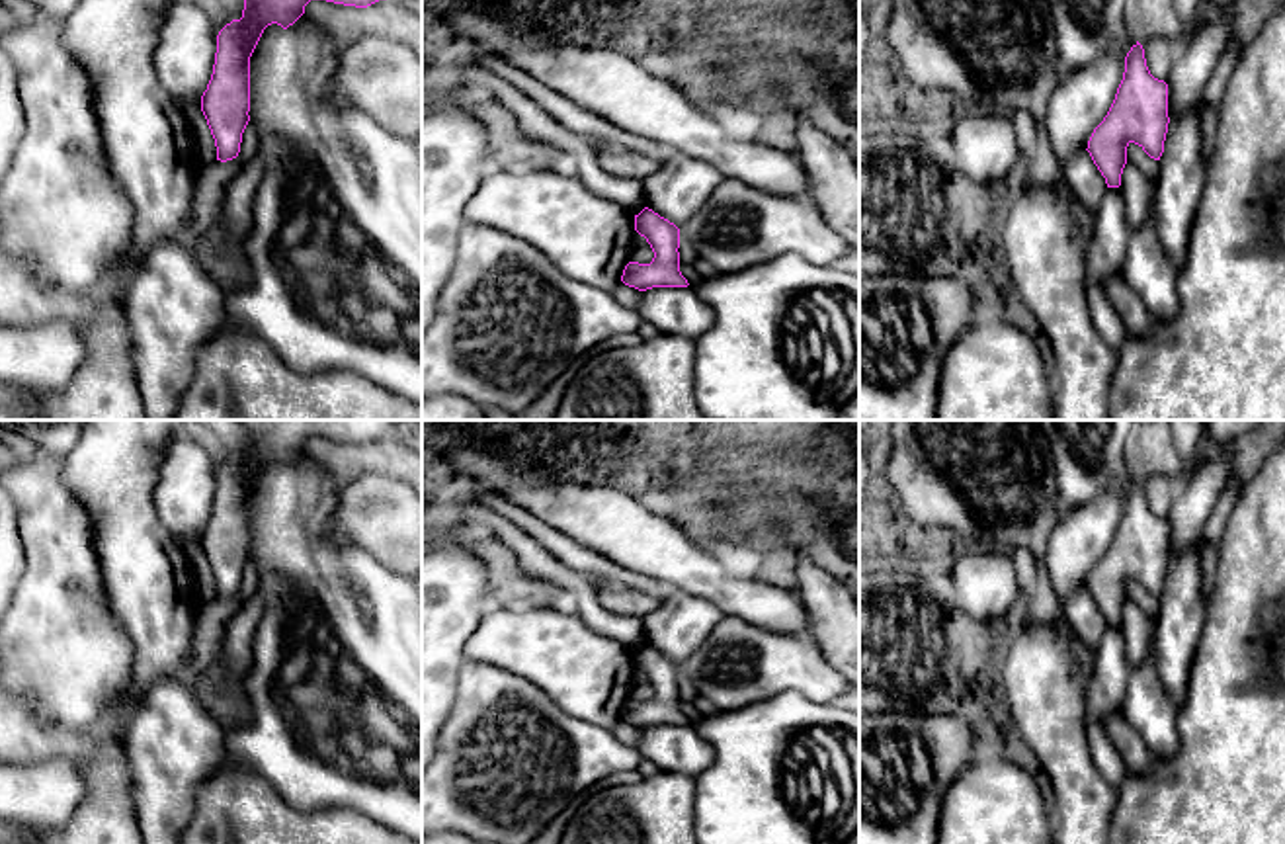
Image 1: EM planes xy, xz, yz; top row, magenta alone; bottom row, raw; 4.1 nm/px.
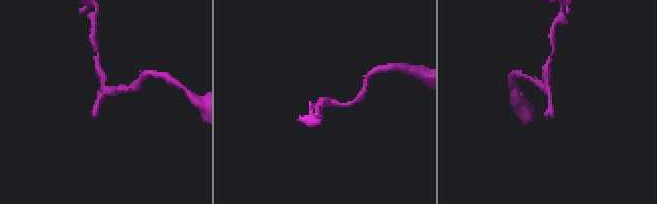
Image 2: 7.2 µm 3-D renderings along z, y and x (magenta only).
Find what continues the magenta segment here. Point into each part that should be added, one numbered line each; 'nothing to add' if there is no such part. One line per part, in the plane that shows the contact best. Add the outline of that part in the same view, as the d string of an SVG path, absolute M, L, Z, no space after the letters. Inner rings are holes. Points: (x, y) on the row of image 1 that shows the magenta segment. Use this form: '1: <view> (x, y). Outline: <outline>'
nothing to add

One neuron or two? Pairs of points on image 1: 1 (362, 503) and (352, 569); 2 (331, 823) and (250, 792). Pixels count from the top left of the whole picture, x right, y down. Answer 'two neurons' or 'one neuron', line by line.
1: two neurons
2: one neuron

